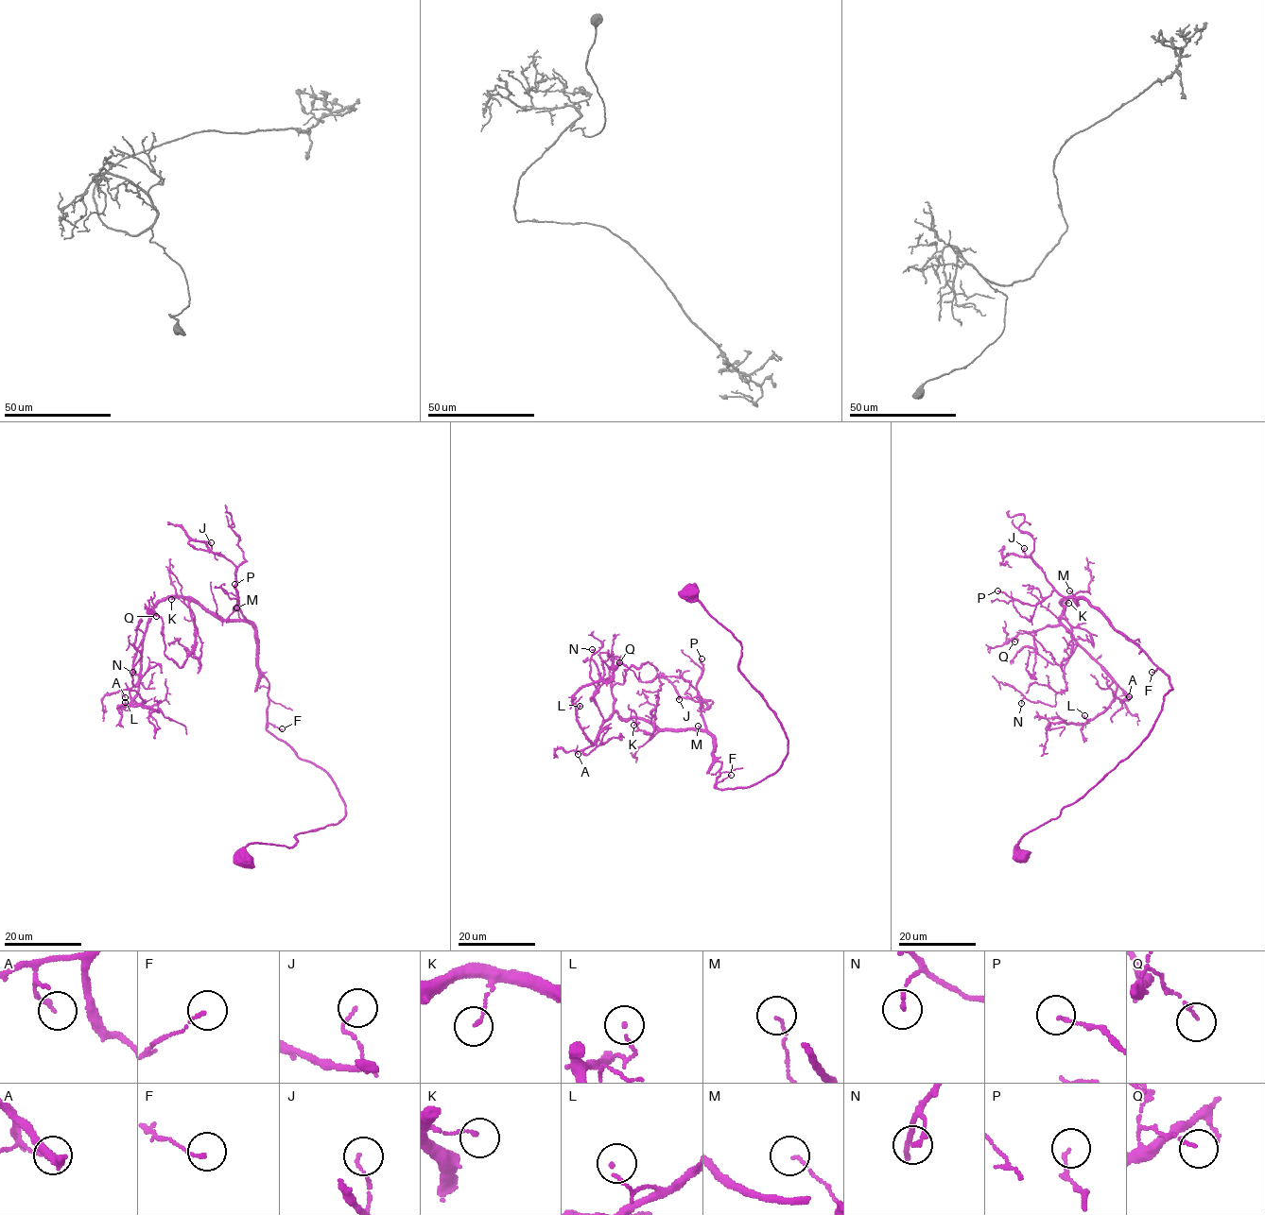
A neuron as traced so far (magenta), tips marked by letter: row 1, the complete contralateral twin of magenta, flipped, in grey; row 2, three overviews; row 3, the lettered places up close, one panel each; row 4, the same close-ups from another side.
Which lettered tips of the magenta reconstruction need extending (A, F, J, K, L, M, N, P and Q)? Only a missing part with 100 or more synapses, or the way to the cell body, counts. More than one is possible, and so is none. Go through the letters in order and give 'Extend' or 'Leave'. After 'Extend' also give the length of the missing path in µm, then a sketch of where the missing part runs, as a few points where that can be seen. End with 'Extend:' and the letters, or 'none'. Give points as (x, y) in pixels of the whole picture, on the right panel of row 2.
A: Leave
F: Leave
J: Leave
K: Leave
L: Leave
M: Leave
N: Leave
P: Leave
Q: Leave
Extend: none

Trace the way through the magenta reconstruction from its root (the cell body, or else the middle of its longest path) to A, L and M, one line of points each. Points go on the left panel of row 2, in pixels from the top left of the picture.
A: (244, 860), (251, 844), (289, 847), (336, 825), (346, 806), (267, 729), (254, 629), (165, 597), (125, 697)
L: (244, 860), (251, 844), (289, 847), (336, 825), (346, 806), (267, 729), (253, 627), (165, 597), (125, 702)
M: (244, 860), (251, 844), (289, 847), (336, 825), (346, 805), (332, 778), (267, 729), (268, 682), (236, 607)

